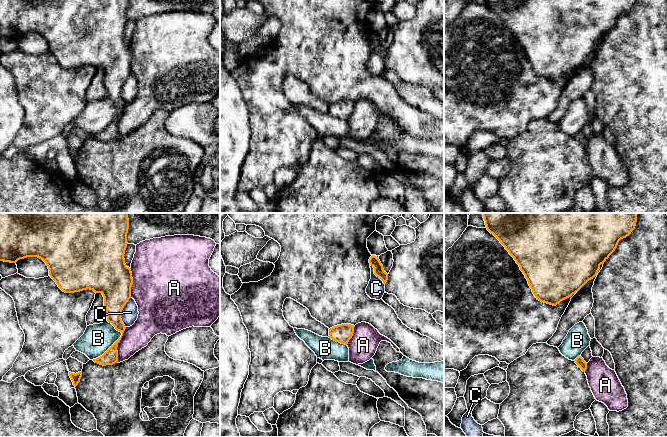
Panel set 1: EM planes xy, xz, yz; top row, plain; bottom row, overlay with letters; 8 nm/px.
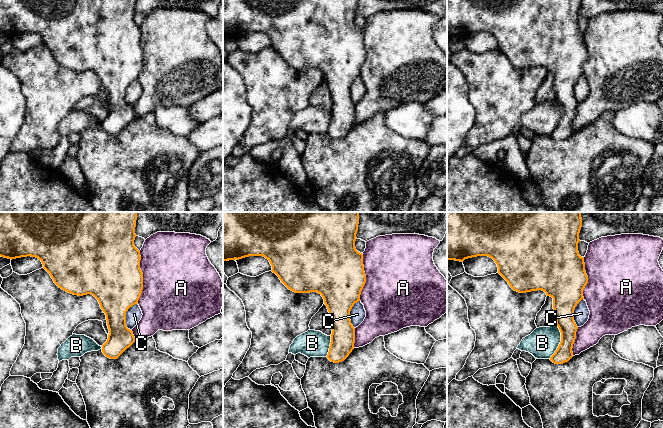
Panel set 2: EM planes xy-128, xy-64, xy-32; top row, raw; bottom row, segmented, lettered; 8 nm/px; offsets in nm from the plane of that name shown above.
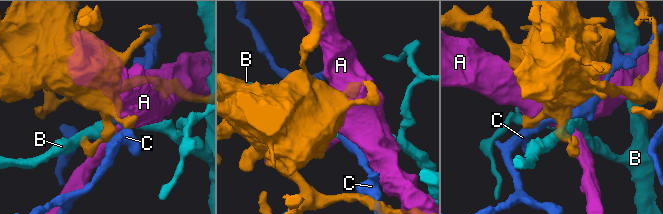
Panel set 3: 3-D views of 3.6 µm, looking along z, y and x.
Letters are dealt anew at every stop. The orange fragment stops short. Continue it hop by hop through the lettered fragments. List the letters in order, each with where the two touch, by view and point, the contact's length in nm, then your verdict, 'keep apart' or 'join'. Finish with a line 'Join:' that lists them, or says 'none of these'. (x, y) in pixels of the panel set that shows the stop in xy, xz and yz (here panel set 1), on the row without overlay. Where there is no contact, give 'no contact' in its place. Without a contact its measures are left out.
A: meets orange in xy at (117, 121); contact 300 nm long; keep apart
B: meets orange in xy at (115, 118); contact 340 nm long; keep apart
C: meets orange in xy at (121, 88); contact 260 nm long; keep apart
Join: none of these

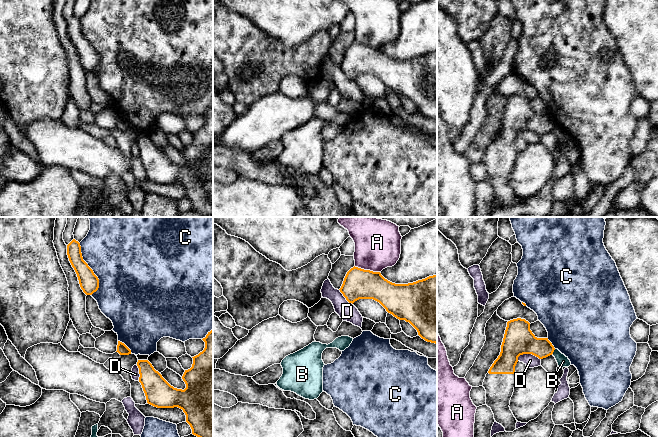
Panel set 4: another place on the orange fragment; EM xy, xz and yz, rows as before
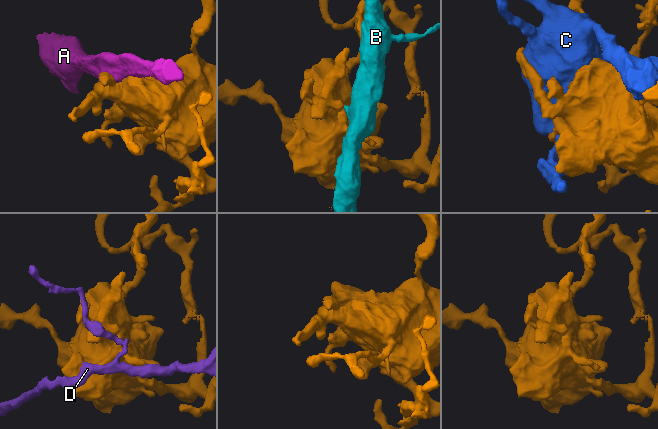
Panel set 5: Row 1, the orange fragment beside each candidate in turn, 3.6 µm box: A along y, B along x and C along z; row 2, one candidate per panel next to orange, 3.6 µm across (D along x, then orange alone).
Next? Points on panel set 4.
A: meets orange in xz at (367, 46); contact 220 nm long; keep apart
B: meets orange in yz at (553, 127); contact 50 nm long; keep apart
C: meets orange in xy at (91, 45); contact 440 nm long; keep apart
D: meets orange in yz at (529, 129); contact 190 nm long; keep apart
Join: none of these

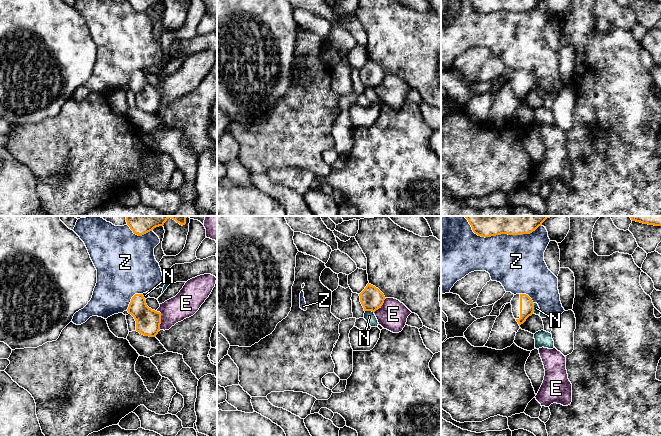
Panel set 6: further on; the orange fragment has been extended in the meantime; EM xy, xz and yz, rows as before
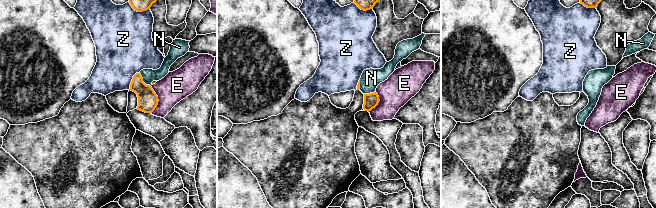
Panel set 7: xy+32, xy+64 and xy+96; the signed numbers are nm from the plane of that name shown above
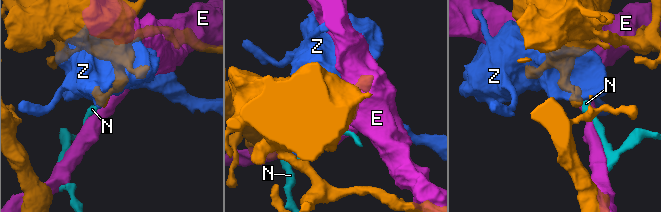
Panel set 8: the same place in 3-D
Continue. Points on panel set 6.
E: meets orange in xy at (160, 96); contact 170 nm long; keep apart
N: meets orange in yz at (533, 84); contact 80 nm long; keep apart
Z: meets orange in yz at (504, 9); contact 600 nm long; keep apart
Join: none of these

